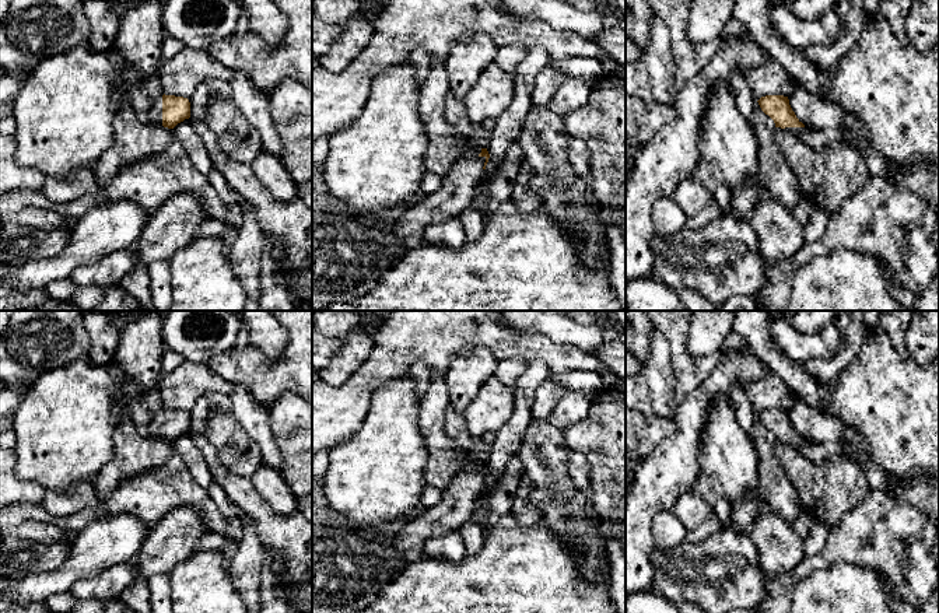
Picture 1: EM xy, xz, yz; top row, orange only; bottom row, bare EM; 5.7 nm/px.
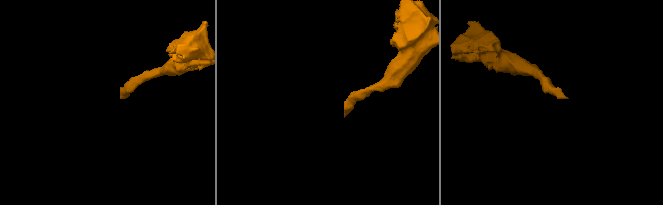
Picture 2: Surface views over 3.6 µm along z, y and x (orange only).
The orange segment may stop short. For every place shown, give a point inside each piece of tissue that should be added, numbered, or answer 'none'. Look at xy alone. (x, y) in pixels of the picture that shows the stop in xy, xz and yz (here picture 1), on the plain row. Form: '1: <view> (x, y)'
1: xy (156, 426)

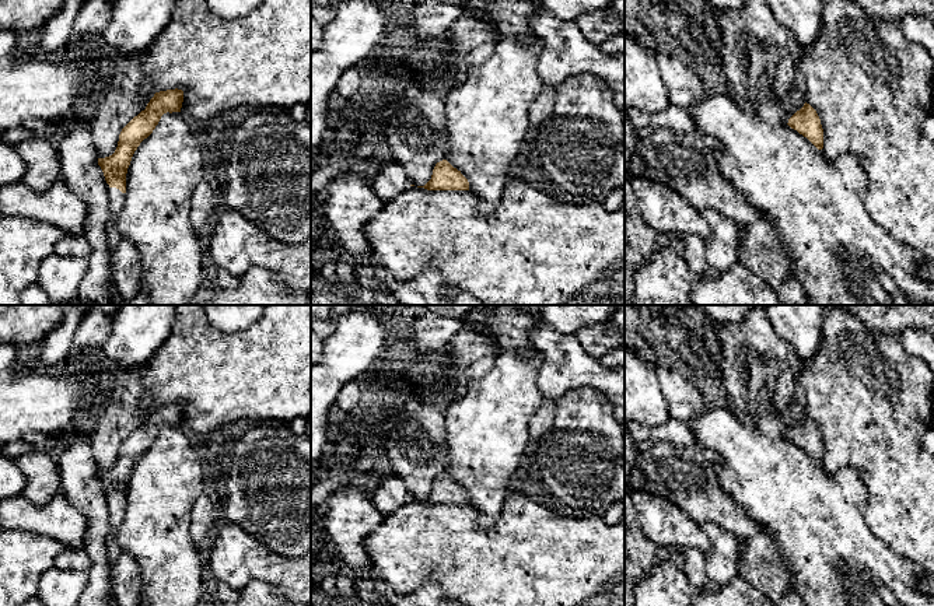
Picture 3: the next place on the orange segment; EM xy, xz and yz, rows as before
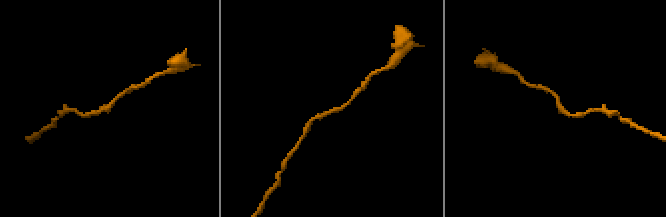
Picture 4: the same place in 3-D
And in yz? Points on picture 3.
none

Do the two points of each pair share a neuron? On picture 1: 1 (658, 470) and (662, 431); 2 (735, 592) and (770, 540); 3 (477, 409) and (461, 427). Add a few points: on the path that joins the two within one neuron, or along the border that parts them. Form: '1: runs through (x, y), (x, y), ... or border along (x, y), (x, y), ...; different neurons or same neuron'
1: border along (673, 419), (673, 431), (640, 462); different neurons
2: border along (745, 533), (753, 542), (760, 568), (767, 575); different neurons
3: border along (462, 414), (472, 435); different neurons

